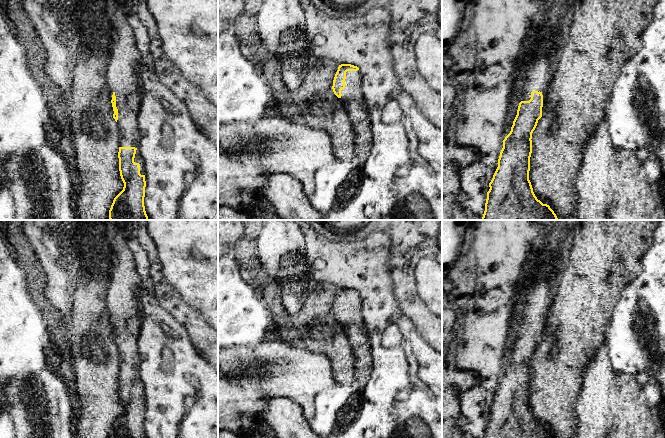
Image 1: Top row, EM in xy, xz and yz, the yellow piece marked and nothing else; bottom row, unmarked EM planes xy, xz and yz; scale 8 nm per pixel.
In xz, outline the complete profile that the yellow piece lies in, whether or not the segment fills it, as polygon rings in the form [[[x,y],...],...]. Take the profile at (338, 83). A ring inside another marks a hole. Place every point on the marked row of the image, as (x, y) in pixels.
[[[341,64],[335,74],[332,86],[334,94],[341,99],[351,120],[355,138],[355,155],[364,165],[372,146],[372,131],[360,70],[351,64]]]

